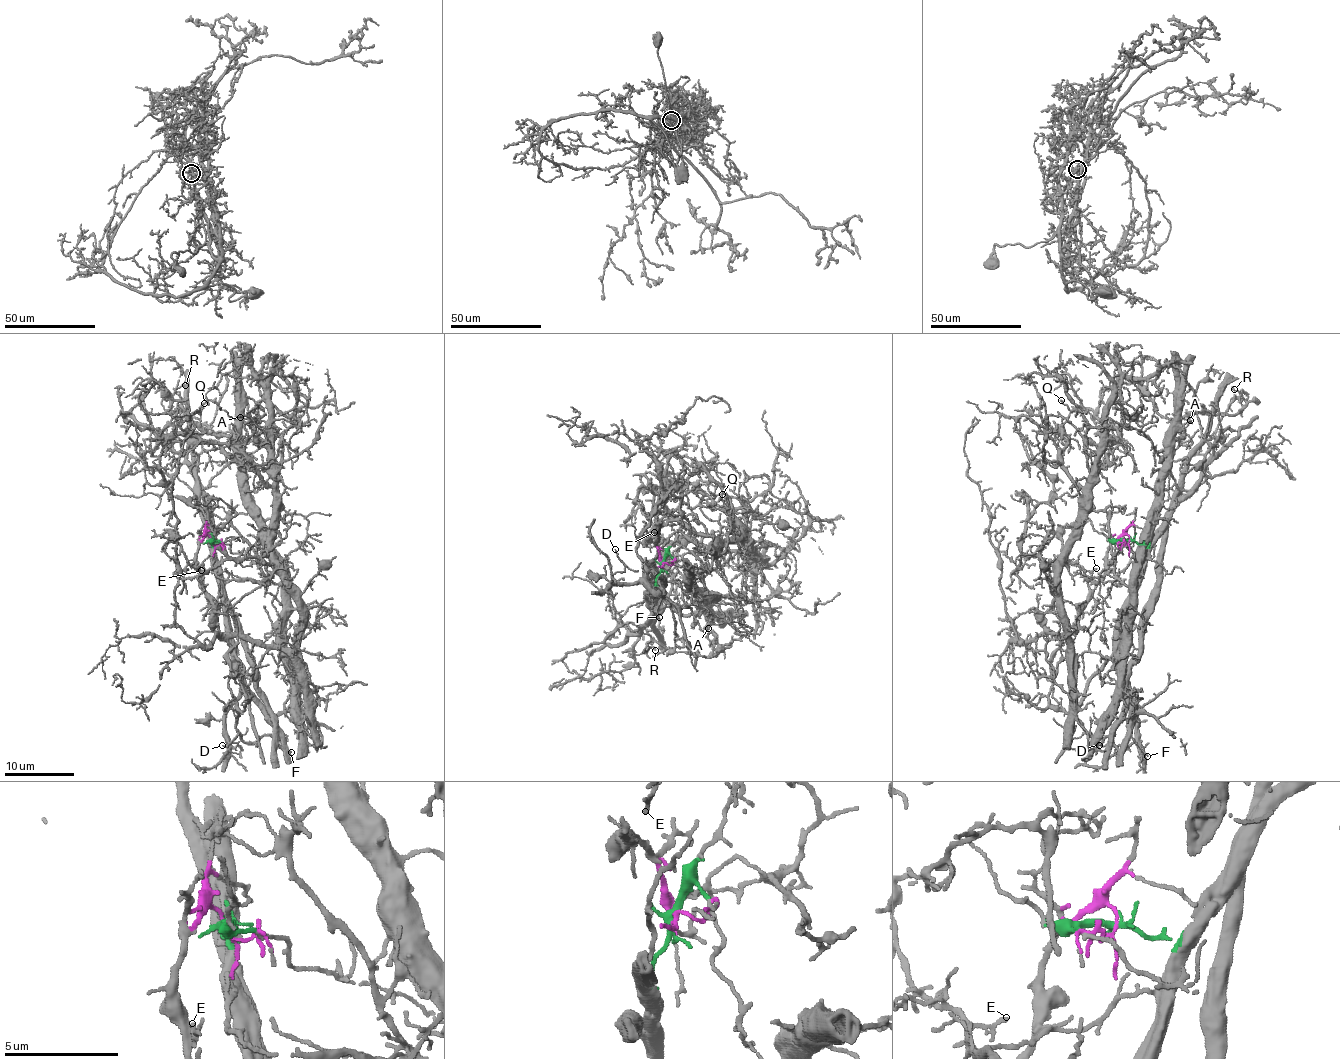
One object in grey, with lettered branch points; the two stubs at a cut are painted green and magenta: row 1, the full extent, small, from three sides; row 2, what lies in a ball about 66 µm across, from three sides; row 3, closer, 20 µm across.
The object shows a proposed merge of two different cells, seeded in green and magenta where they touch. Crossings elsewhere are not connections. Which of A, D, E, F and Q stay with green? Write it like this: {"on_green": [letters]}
{"on_green": ["D", "F"]}

